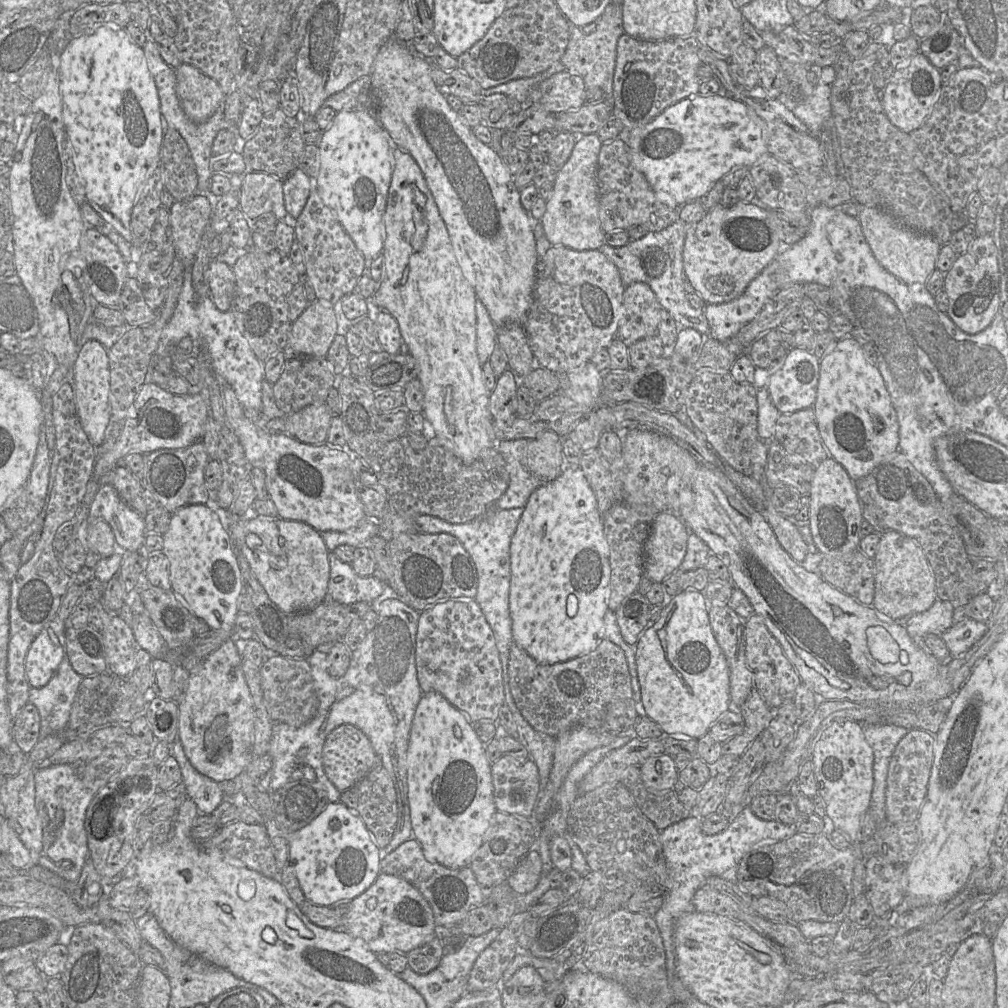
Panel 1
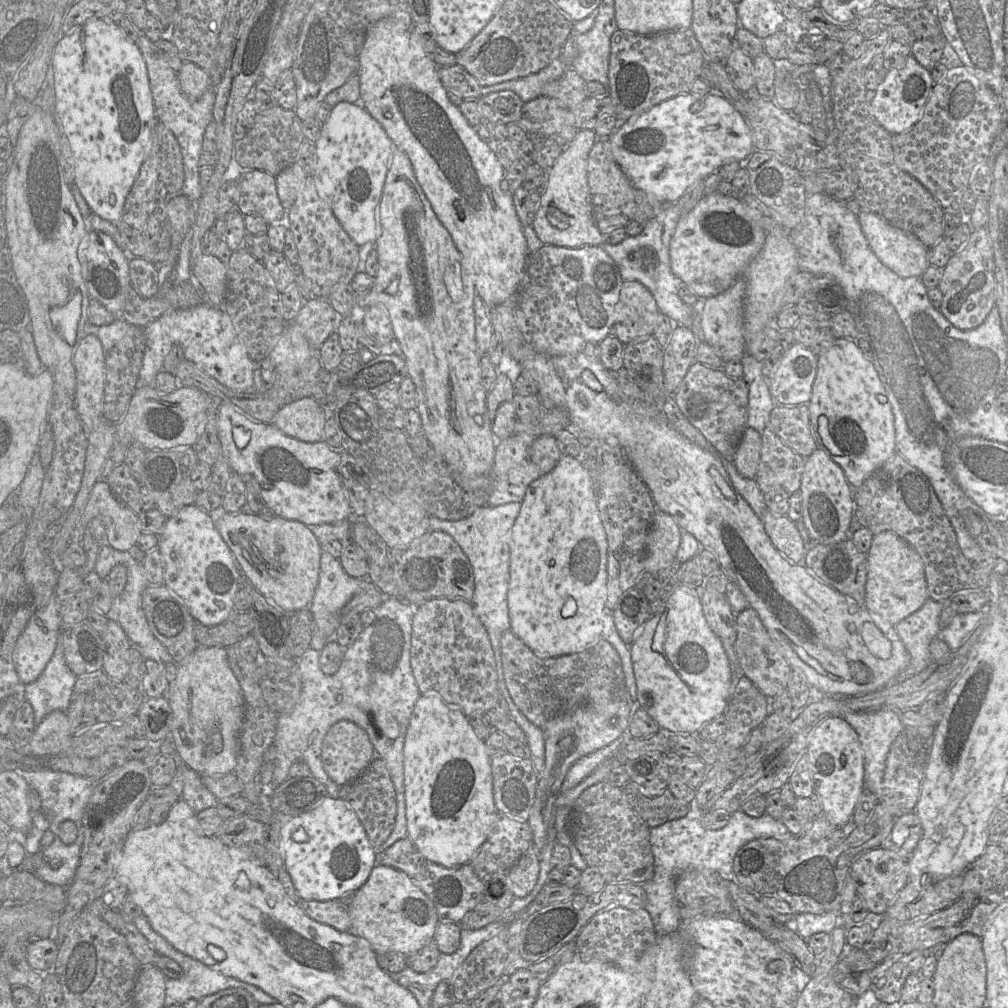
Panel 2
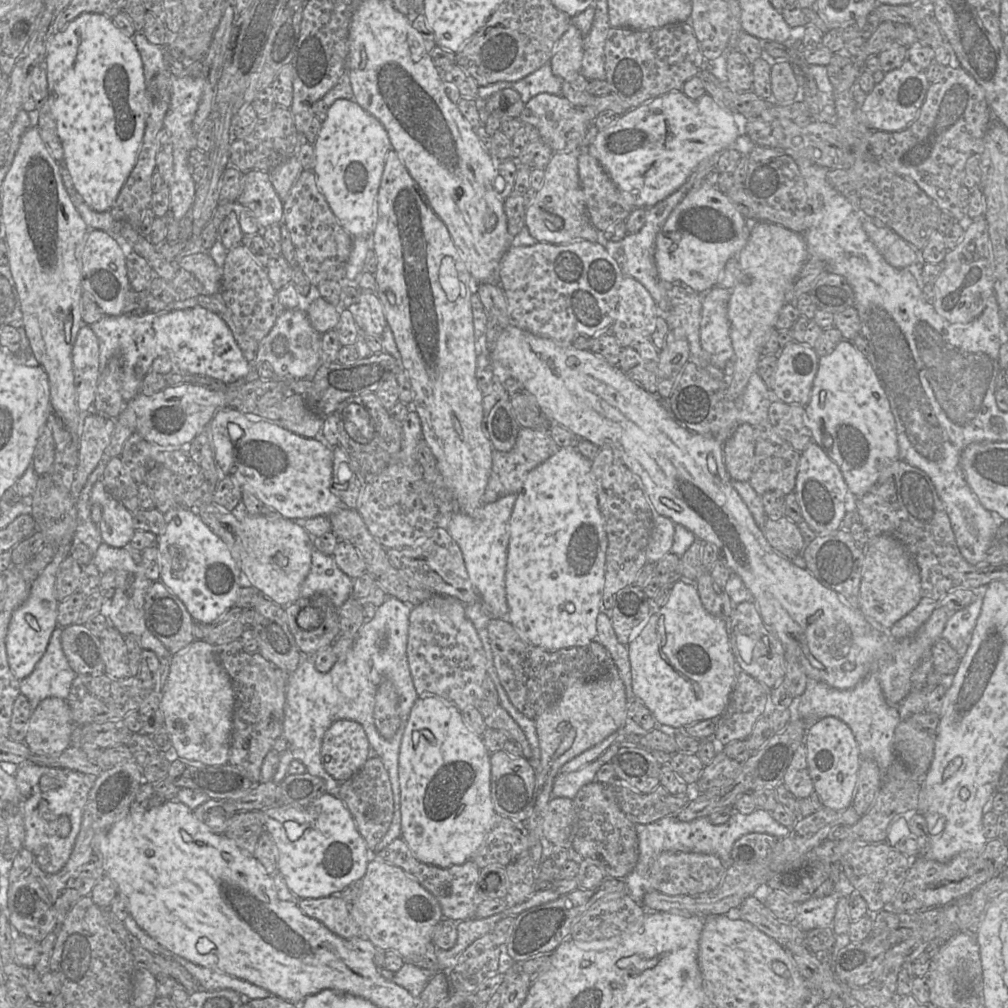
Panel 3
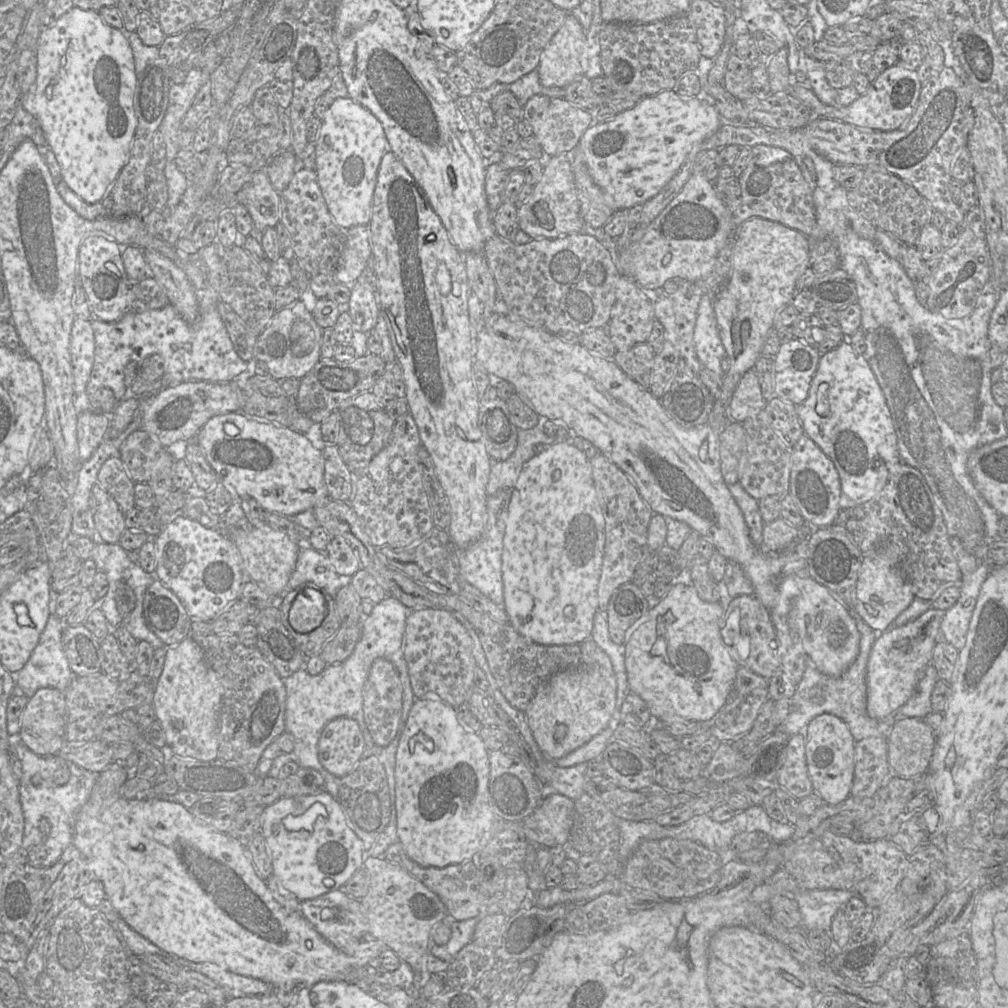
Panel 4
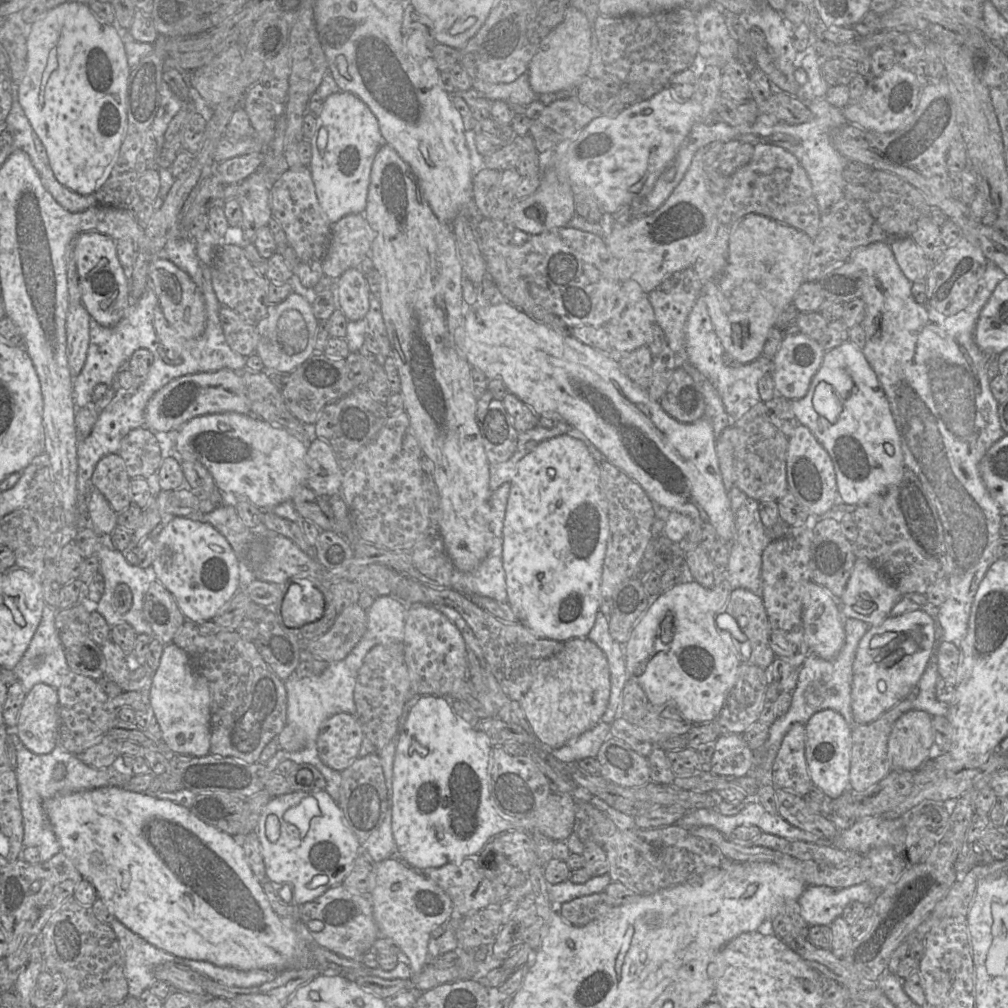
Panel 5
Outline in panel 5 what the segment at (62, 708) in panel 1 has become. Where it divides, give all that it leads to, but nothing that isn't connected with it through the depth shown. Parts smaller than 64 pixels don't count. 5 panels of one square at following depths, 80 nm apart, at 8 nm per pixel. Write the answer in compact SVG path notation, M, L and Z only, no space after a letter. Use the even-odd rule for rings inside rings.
M45 603L41 622L27 651L14 669L15 681L21 683L25 694L30 692L30 690L39 683L47 684L58 689L71 671L66 662L64 647L56 626L56 610L55 608L47 606Z

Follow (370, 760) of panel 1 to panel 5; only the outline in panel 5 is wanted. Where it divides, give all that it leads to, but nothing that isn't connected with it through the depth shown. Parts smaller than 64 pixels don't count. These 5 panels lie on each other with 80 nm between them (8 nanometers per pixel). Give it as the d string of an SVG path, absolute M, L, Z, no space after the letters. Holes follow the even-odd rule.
M337 713L321 724L317 738L319 758L326 766L342 772L358 758L363 738L356 716Z

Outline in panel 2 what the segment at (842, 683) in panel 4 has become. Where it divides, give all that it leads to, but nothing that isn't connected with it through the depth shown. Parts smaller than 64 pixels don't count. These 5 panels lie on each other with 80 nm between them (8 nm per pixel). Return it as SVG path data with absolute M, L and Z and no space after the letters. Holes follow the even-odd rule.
M882 708L870 712L850 712L843 715L856 731L864 754L865 787L877 797L881 795L881 783L886 768L886 760L895 740L904 732L901 712L893 708Z

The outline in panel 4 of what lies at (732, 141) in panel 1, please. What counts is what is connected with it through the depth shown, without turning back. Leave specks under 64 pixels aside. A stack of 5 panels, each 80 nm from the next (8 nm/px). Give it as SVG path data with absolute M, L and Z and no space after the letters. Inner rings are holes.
M663 90L657 94L643 97L636 105L631 109L620 112L613 120L592 124L582 135L578 148L584 153L585 162L588 167L588 171L593 178L594 182L603 190L603 192L611 196L614 200L617 209L628 209L636 204L644 204L647 200L658 194L661 189L676 175L681 166L686 160L688 153L693 146L699 142L712 136L724 123L721 119L719 112L713 104L705 100L701 93L695 97L682 97L673 90Z

